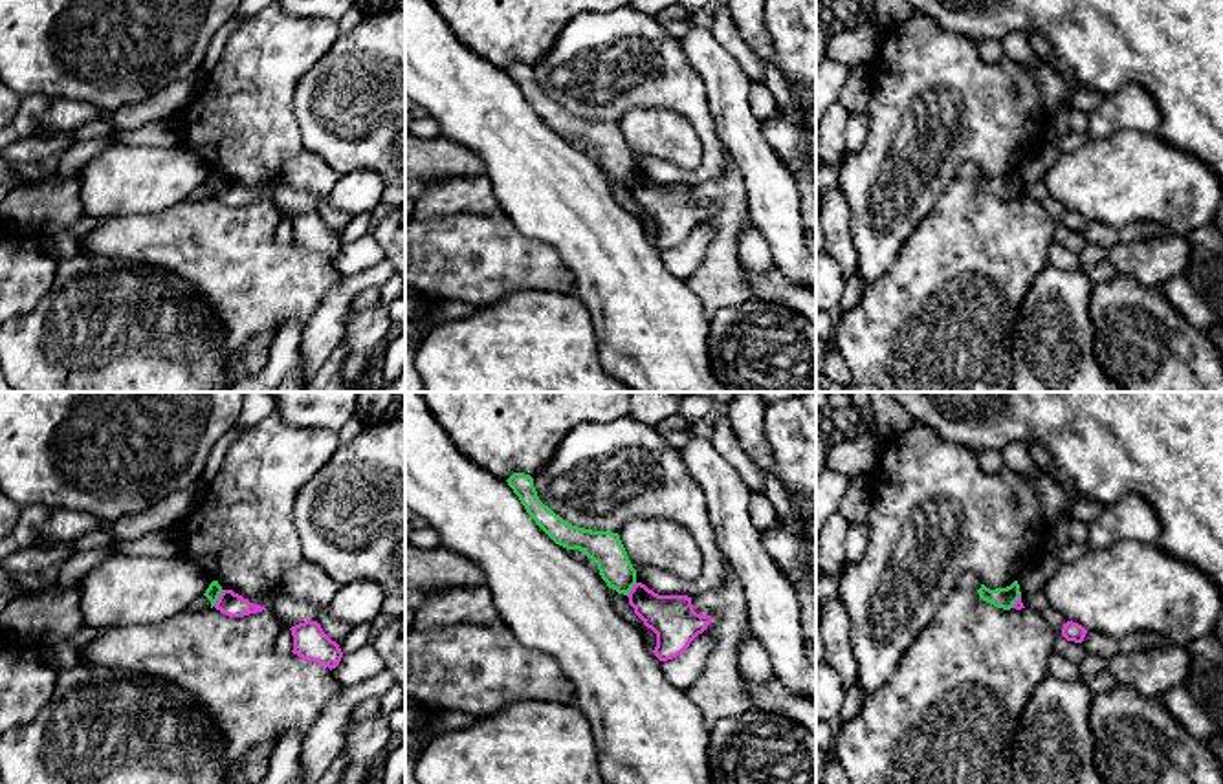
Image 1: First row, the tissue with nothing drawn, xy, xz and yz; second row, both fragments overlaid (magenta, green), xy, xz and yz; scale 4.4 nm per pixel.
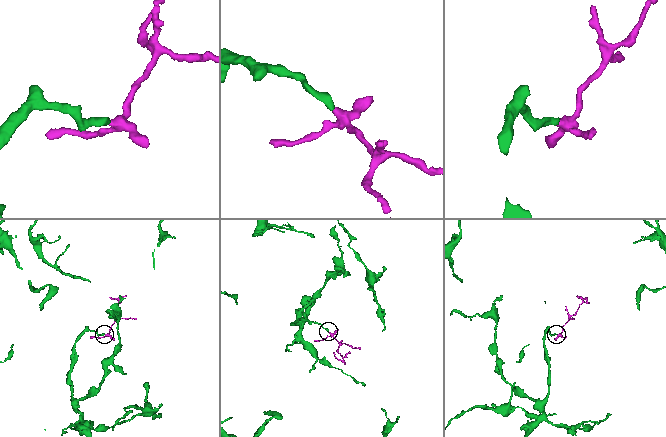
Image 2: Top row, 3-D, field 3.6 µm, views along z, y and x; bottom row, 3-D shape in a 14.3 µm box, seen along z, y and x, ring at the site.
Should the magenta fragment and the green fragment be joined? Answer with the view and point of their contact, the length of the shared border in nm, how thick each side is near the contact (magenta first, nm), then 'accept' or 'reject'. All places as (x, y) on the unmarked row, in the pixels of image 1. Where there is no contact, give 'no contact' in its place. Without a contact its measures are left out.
xy (219, 187) | 90 nm | 110/70 nm | reject

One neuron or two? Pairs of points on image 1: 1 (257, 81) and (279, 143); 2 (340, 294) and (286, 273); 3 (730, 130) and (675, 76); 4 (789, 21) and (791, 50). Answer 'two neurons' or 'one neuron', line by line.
1: one neuron
2: two neurons
3: two neurons
4: one neuron

